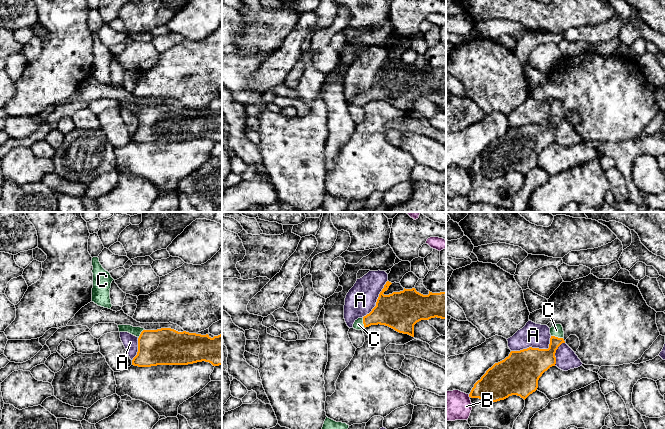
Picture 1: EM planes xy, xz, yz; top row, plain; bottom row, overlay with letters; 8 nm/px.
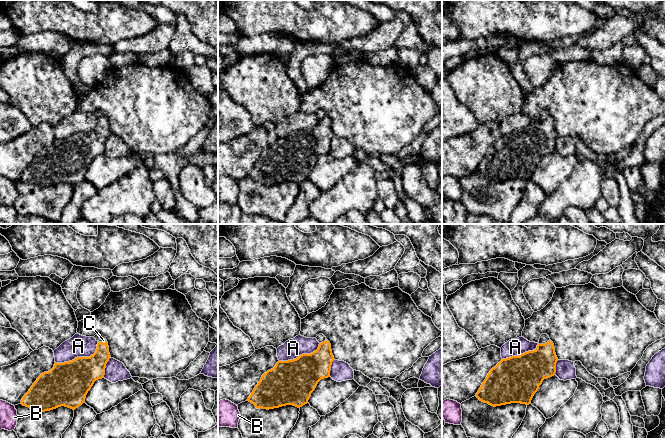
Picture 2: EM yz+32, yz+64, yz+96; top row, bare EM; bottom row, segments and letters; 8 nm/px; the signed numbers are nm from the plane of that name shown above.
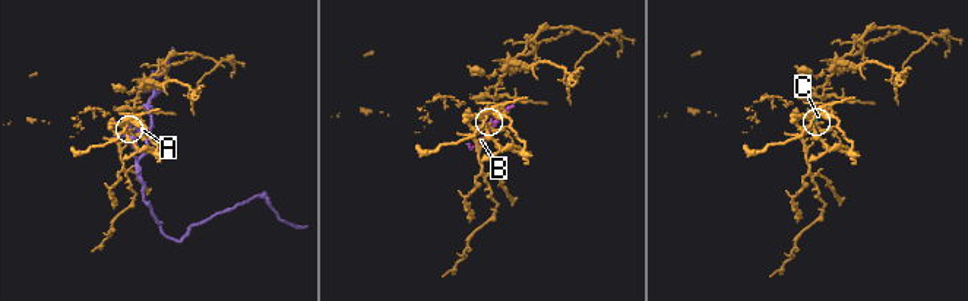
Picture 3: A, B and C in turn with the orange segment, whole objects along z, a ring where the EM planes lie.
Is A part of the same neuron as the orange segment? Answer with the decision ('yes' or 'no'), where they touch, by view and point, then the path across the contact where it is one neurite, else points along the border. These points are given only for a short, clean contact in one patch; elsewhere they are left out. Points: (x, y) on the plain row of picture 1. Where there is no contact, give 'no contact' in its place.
no | yz (535, 124)

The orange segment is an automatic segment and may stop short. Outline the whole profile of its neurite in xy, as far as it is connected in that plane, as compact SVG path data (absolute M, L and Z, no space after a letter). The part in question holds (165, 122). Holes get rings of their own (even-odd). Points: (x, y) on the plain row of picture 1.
M118 101L119 108L128 108L138 114L138 128L132 141L151 143L157 141L188 141L209 138L222 141L222 110L211 114L171 104L145 106L131 101Z

